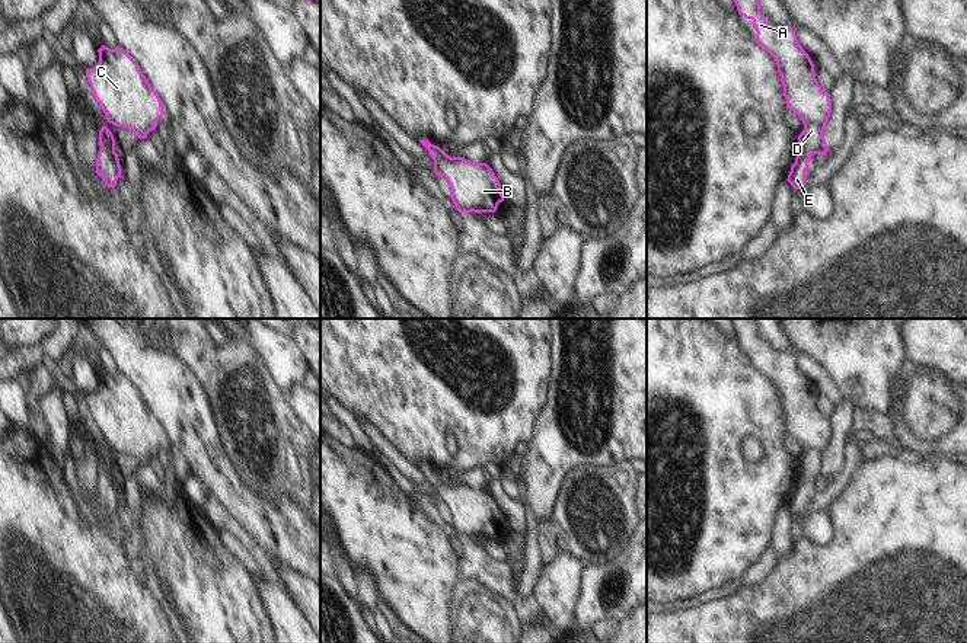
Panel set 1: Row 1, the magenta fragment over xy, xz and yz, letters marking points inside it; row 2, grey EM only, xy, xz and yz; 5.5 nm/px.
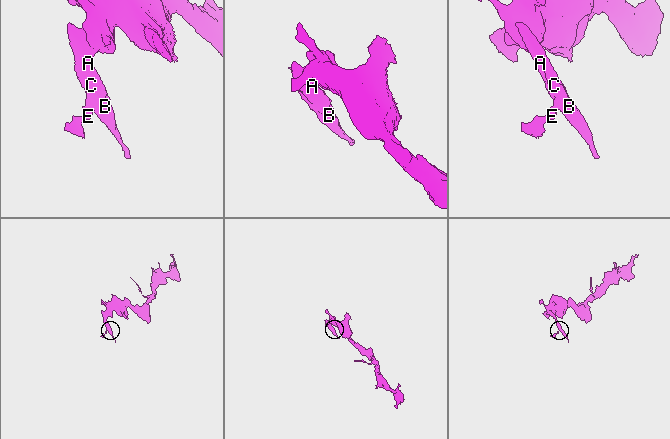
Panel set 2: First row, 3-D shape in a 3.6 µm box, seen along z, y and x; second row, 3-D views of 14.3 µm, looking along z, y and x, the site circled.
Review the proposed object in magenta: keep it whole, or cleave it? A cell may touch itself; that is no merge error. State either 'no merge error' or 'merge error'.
no merge error

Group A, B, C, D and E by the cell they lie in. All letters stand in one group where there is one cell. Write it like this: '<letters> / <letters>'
A B C D E

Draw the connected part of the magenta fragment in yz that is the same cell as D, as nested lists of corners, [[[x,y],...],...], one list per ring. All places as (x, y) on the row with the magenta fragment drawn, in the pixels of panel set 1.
[[[734,0],[734,3],[741,16],[753,20],[757,44],[776,61],[786,108],[804,124],[804,131],[798,135],[801,150],[786,179],[794,189],[802,189],[811,157],[826,156],[829,151],[823,131],[832,113],[830,95],[818,84],[814,64],[791,26],[772,26],[763,17],[759,0]]]

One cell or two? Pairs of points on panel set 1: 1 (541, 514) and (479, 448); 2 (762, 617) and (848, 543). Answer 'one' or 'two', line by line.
1: two
2: one

